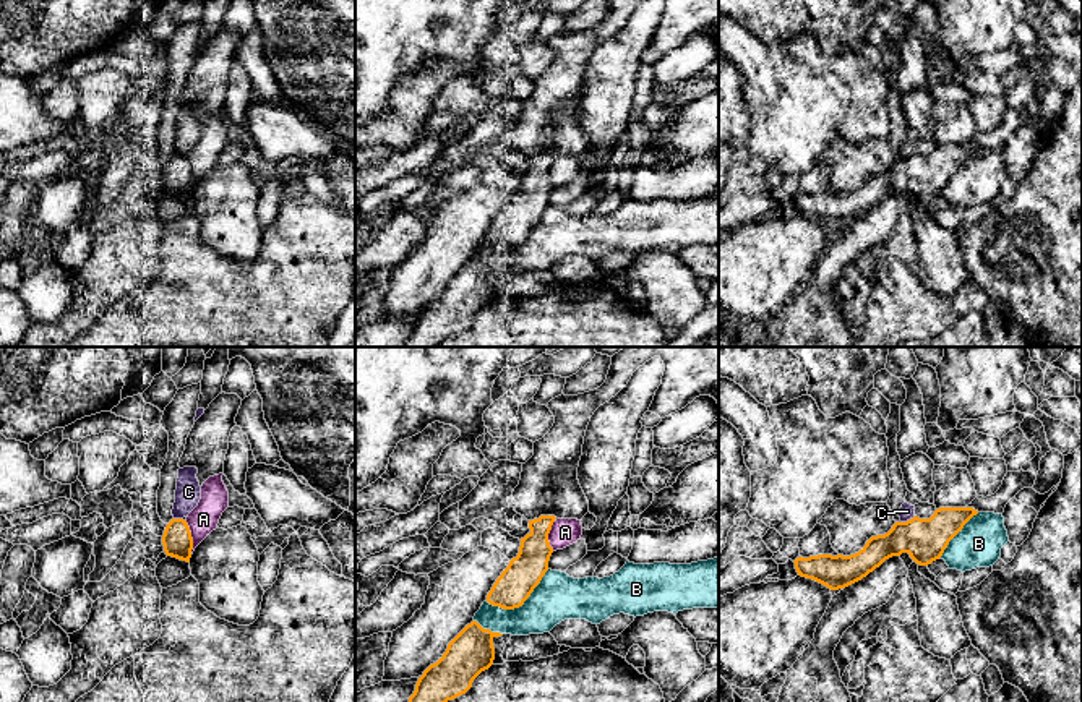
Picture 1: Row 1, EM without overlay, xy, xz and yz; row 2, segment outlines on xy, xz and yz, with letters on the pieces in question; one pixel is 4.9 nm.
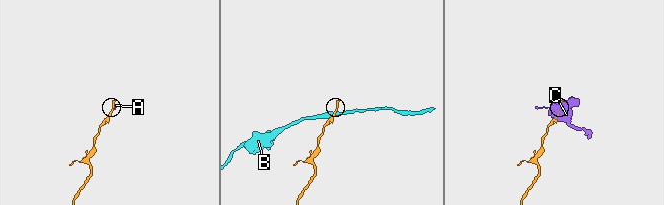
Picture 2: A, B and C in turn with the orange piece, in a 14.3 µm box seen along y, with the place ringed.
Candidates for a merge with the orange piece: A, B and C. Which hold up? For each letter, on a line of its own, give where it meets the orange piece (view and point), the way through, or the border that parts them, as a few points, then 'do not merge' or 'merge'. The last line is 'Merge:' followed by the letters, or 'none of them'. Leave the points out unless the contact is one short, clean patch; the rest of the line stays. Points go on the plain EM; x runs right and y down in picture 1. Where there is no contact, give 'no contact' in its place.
A: xy (190, 174) | along xy (185, 158), (190, 167), (192, 190) | do not merge
B: xz (521, 242) | do not merge
C: yz (907, 158) | do not merge
Merge: none of them

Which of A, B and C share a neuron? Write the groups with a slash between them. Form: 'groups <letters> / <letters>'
groups A / B / C

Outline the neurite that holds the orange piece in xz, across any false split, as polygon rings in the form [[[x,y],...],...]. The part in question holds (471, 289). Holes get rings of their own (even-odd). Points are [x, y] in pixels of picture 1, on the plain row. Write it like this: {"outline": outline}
{"outline": [[[467,261],[449,280],[443,293],[430,302],[415,321],[409,339],[397,347],[438,347],[448,337],[466,331],[474,316],[493,302],[493,276],[503,271]]]}

